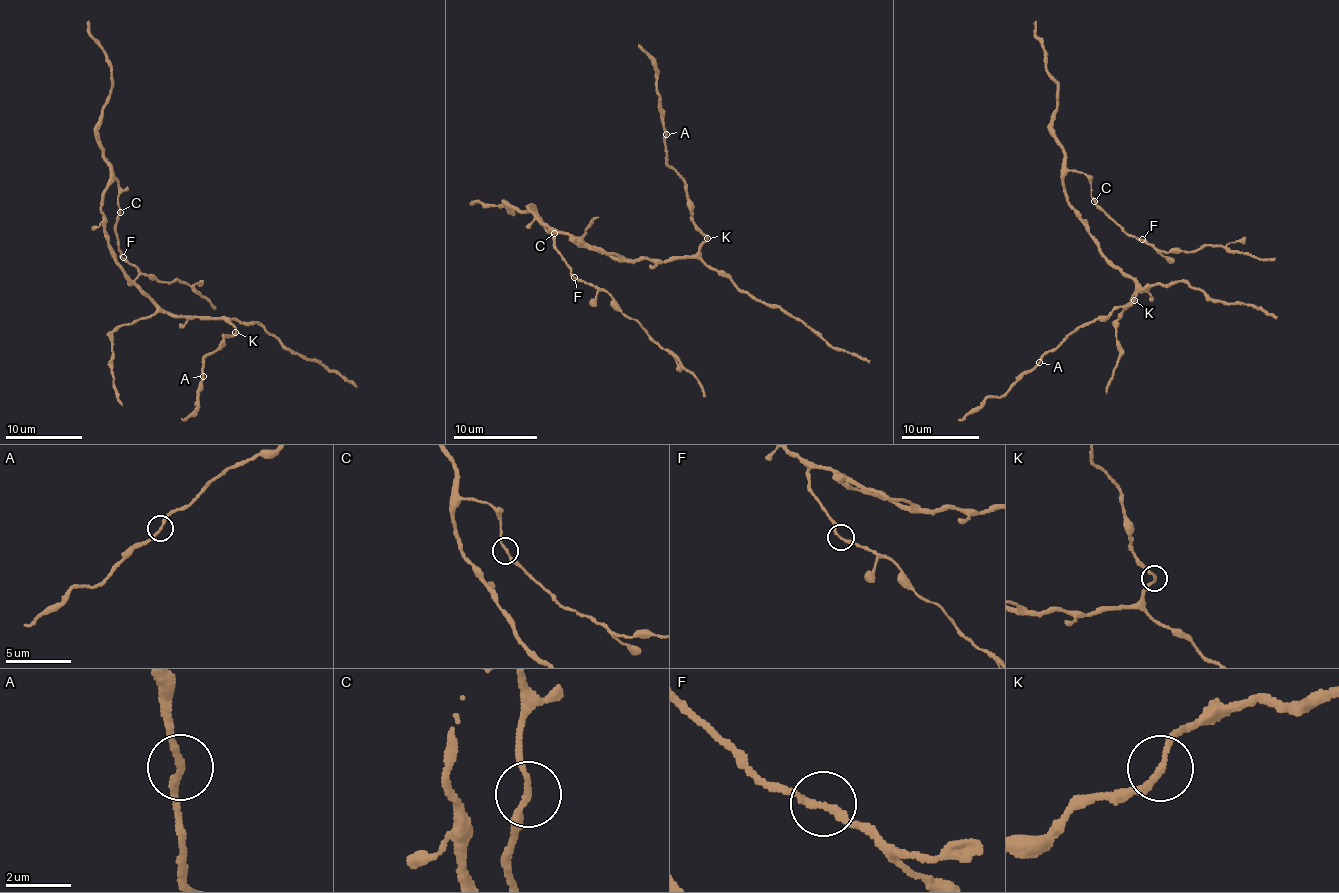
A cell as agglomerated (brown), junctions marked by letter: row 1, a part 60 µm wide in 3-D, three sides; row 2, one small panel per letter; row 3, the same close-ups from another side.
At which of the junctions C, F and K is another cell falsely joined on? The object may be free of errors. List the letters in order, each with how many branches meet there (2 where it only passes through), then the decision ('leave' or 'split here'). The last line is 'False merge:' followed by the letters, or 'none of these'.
C: branches 2; leave
F: branches 2; leave
K: branches 2; leave
False merge: none of these

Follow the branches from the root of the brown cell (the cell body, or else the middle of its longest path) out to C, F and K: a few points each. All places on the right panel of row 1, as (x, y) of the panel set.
C: (1099, 251), (1099, 242), (1068, 200), (1064, 176), (1071, 171), (1083, 174), (1091, 186), (1094, 201)
F: (1099, 251), (1099, 242), (1068, 200), (1063, 180), (1069, 171), (1088, 178), (1094, 201), (1127, 232), (1142, 239)
K: (1099, 251), (1131, 276), (1142, 291), (1149, 285), (1140, 290), (1134, 300)

